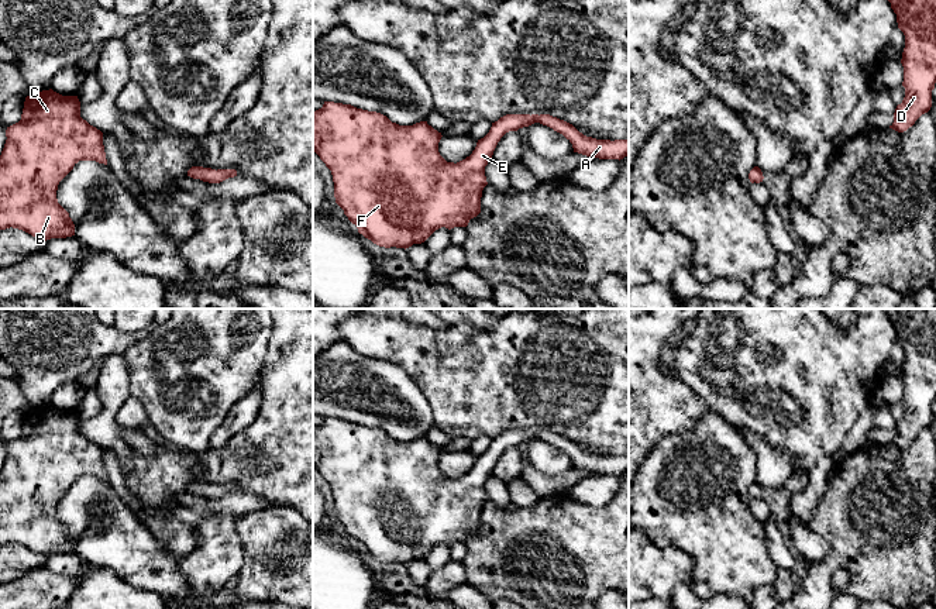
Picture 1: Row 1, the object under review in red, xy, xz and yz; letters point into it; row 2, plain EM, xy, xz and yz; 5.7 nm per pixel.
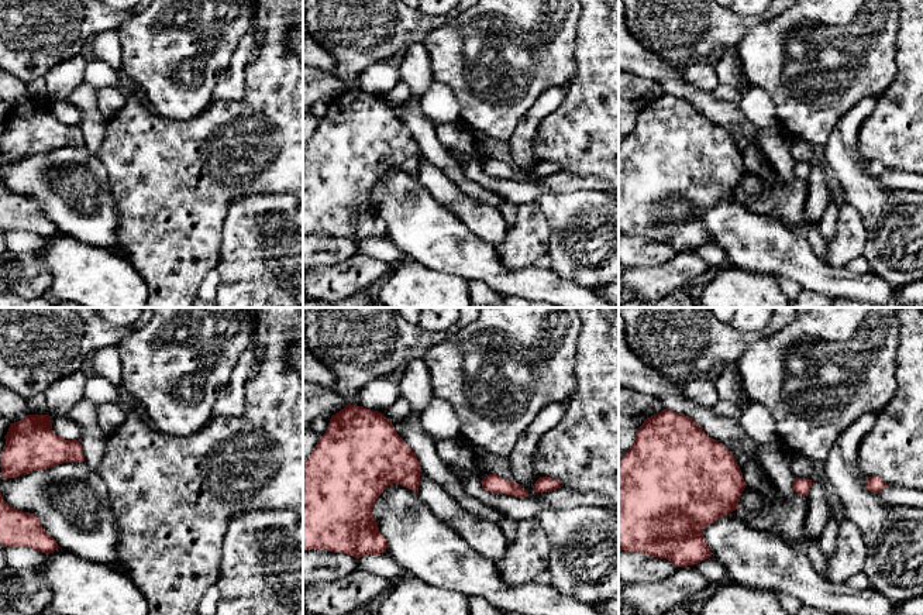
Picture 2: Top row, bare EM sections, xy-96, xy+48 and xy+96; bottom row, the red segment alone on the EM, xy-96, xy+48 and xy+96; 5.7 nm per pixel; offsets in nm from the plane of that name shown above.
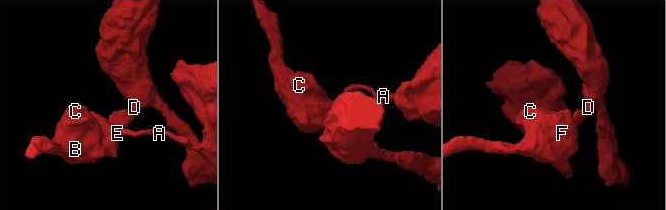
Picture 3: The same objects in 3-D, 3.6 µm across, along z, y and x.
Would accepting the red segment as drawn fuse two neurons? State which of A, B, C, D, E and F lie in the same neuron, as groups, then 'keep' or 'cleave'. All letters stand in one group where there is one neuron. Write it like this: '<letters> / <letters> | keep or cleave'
A / B C D E F | cleave

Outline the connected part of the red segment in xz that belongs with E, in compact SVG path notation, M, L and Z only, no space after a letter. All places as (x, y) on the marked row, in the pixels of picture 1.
M324 102L313 111L313 151L331 171L335 203L344 210L348 220L357 226L358 233L374 244L385 248L409 248L424 242L436 230L445 227L467 227L469 220L481 213L482 190L488 185L485 166L492 159L500 138L509 131L533 124L530 114L506 114L492 123L489 133L478 140L475 149L465 159L447 162L438 152L441 133L427 121L413 125L399 125L386 116L357 109L351 104Z

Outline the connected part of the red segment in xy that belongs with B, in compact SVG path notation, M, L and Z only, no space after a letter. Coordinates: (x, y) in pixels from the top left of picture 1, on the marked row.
M52 89L31 92L25 97L21 120L7 127L6 137L0 155L0 230L13 227L45 241L75 235L75 224L69 213L58 203L58 185L79 161L107 165L103 133L80 117L78 96L62 96Z

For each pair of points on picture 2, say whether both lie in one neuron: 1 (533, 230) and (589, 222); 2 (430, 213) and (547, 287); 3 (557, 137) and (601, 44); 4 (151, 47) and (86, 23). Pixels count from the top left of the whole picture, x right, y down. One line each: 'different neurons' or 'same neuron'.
1: different neurons
2: same neuron
3: same neuron
4: different neurons

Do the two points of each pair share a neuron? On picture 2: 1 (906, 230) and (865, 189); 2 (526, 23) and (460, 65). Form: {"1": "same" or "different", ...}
{"1": "same", "2": "same"}

